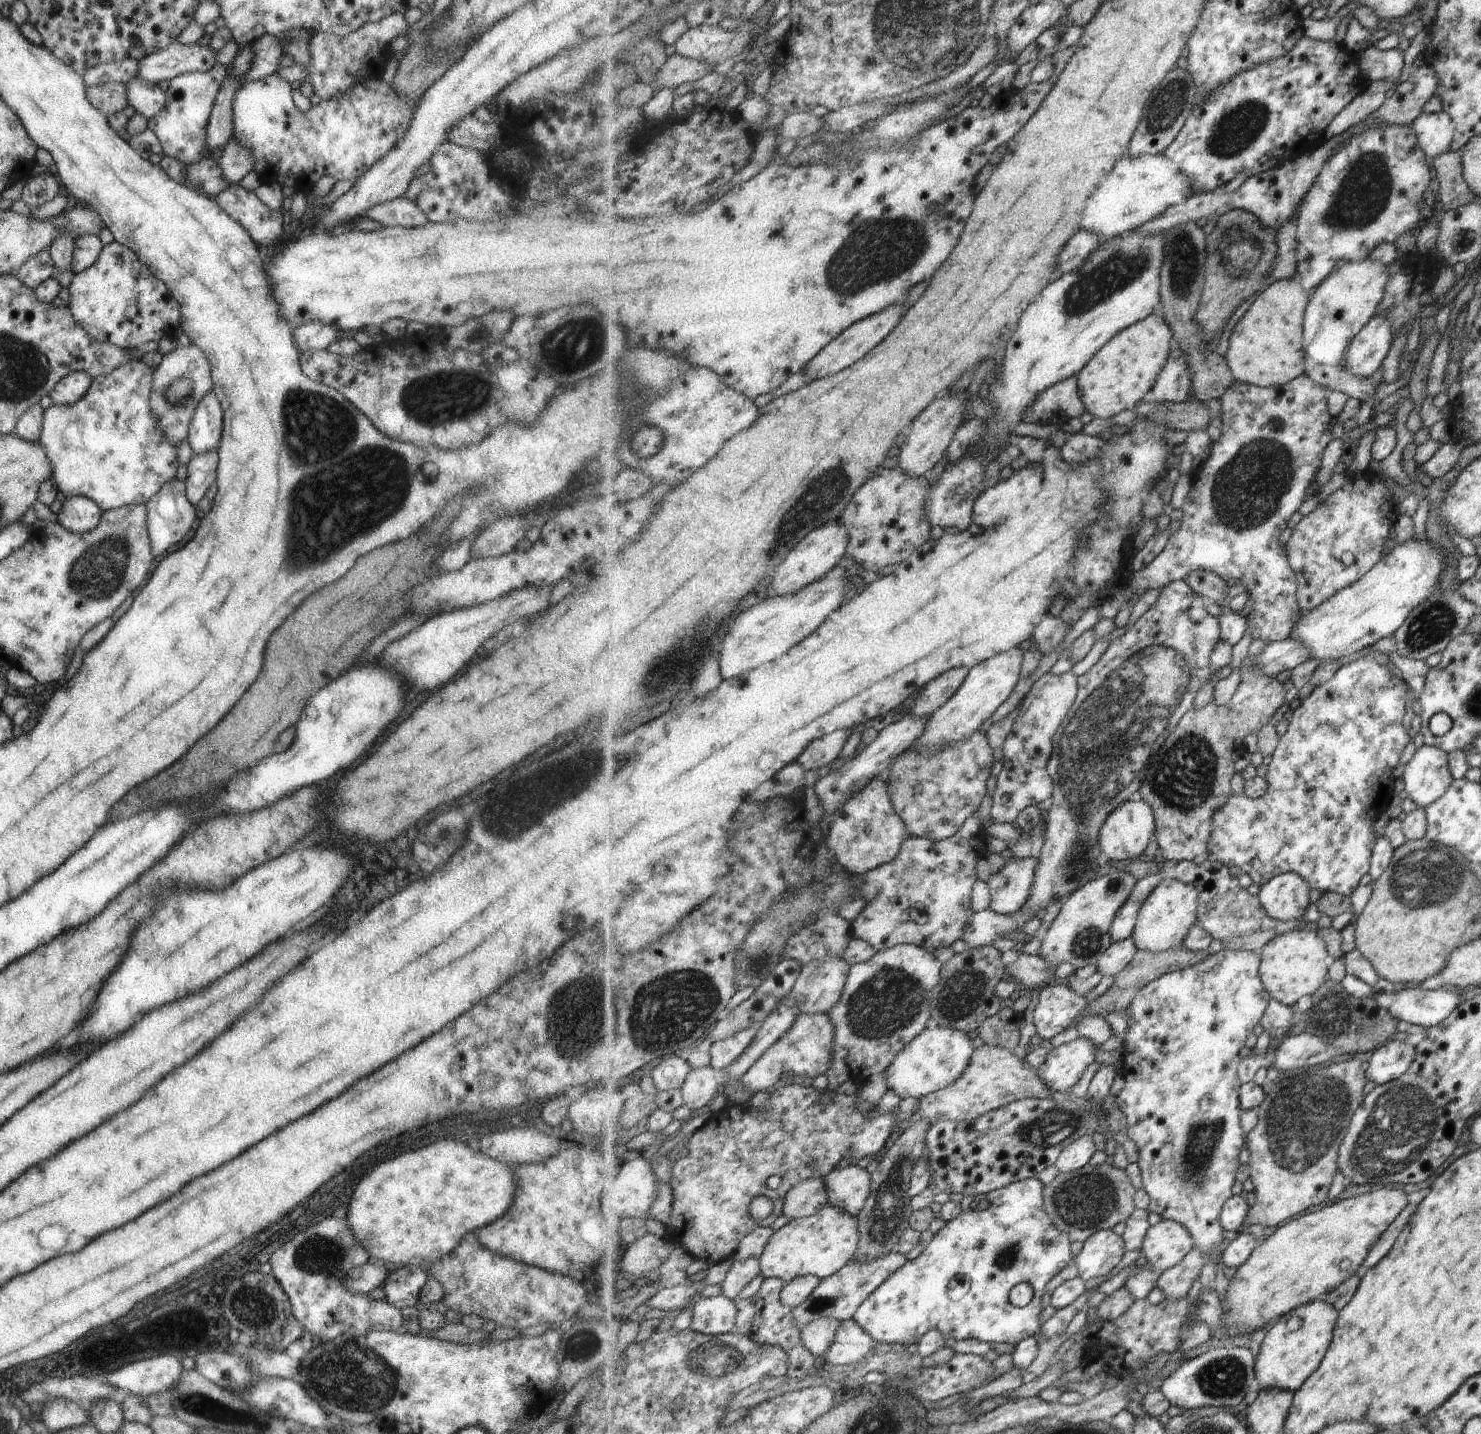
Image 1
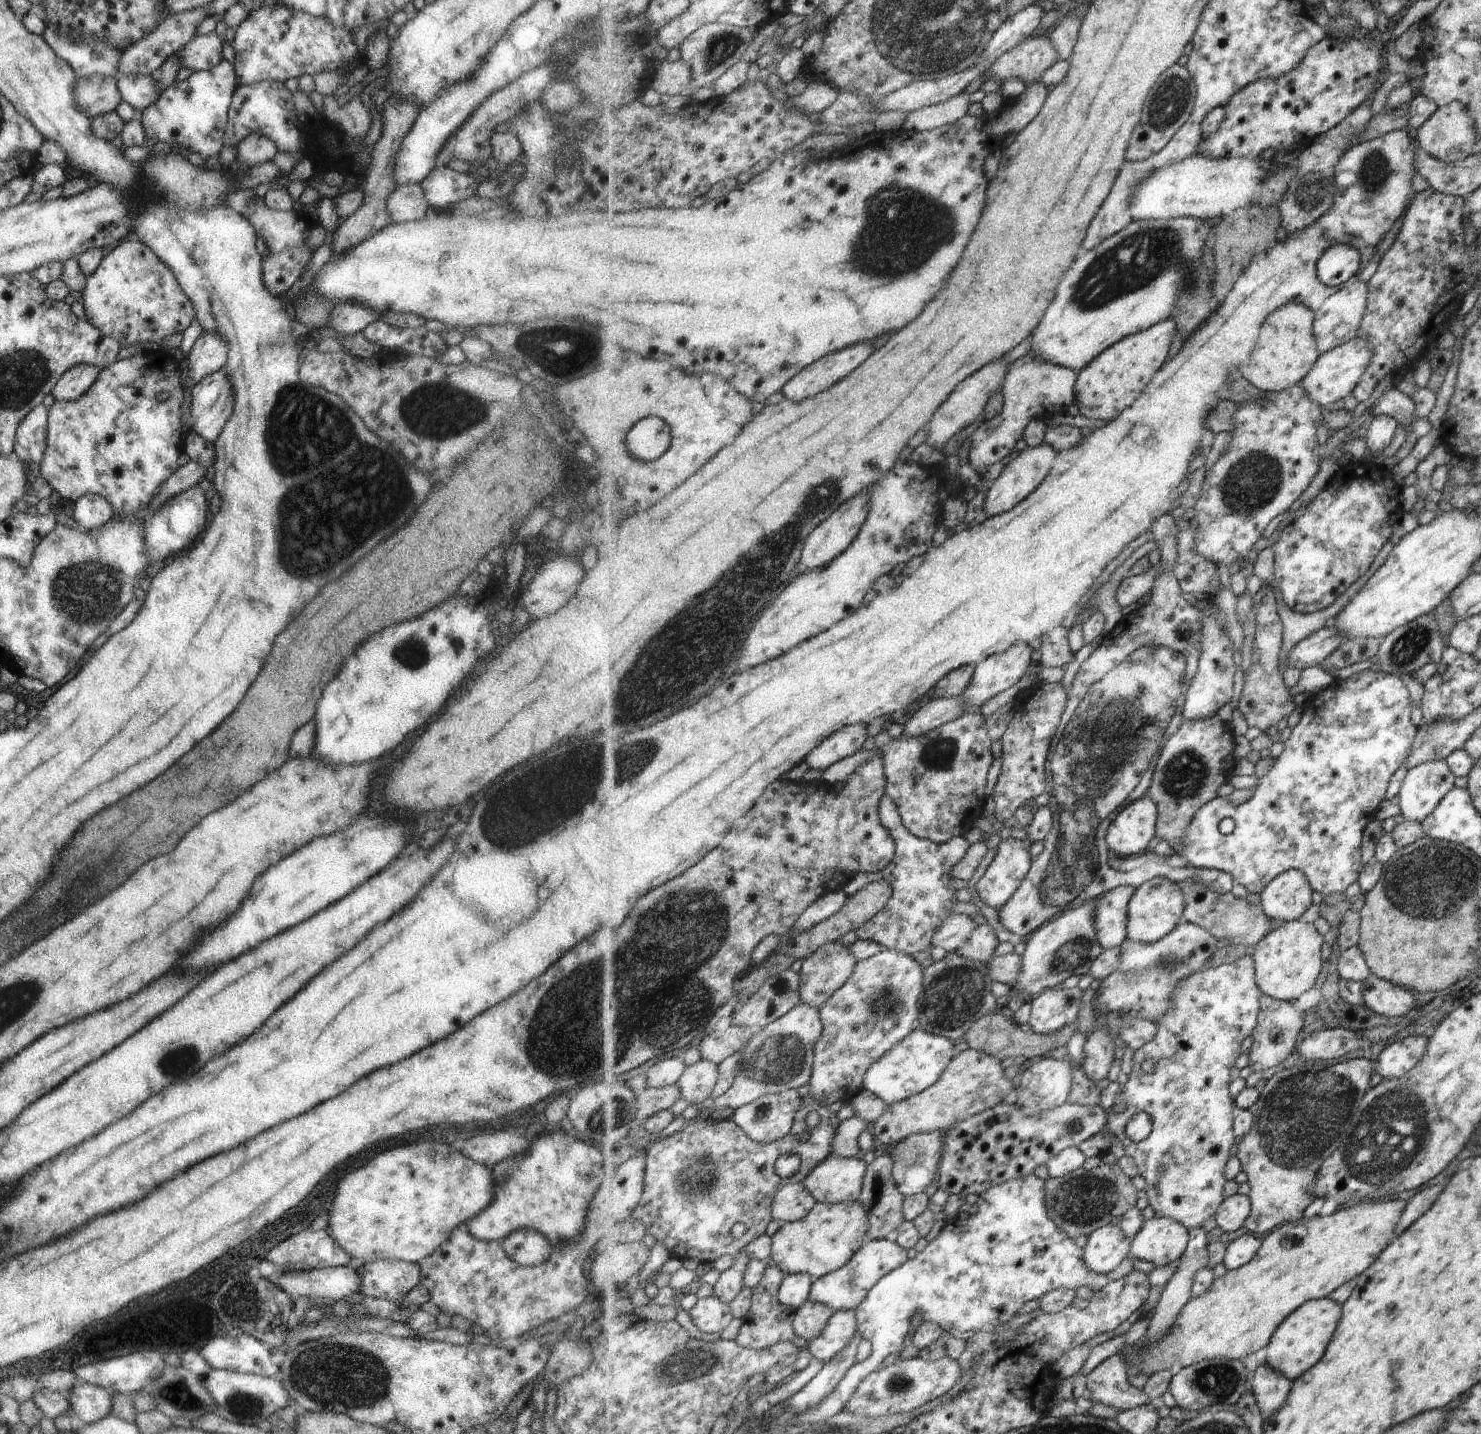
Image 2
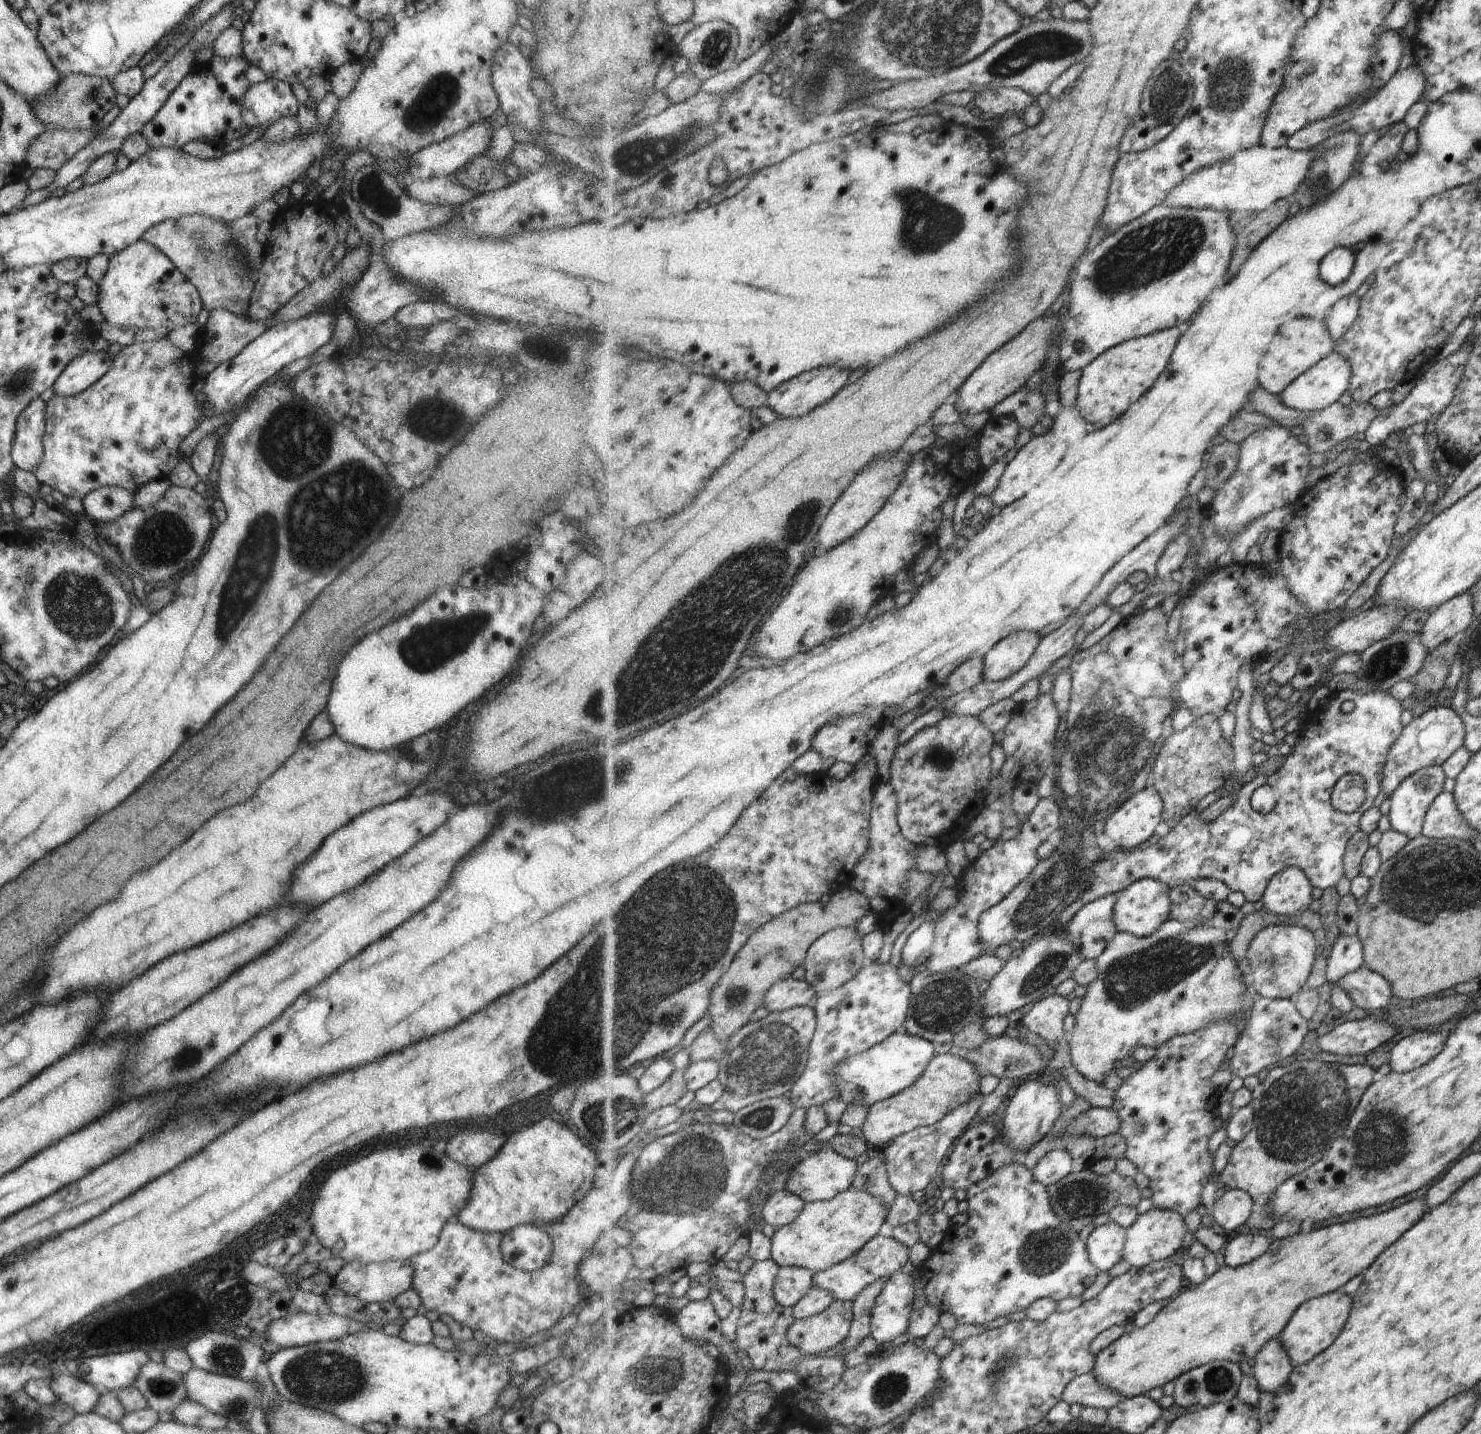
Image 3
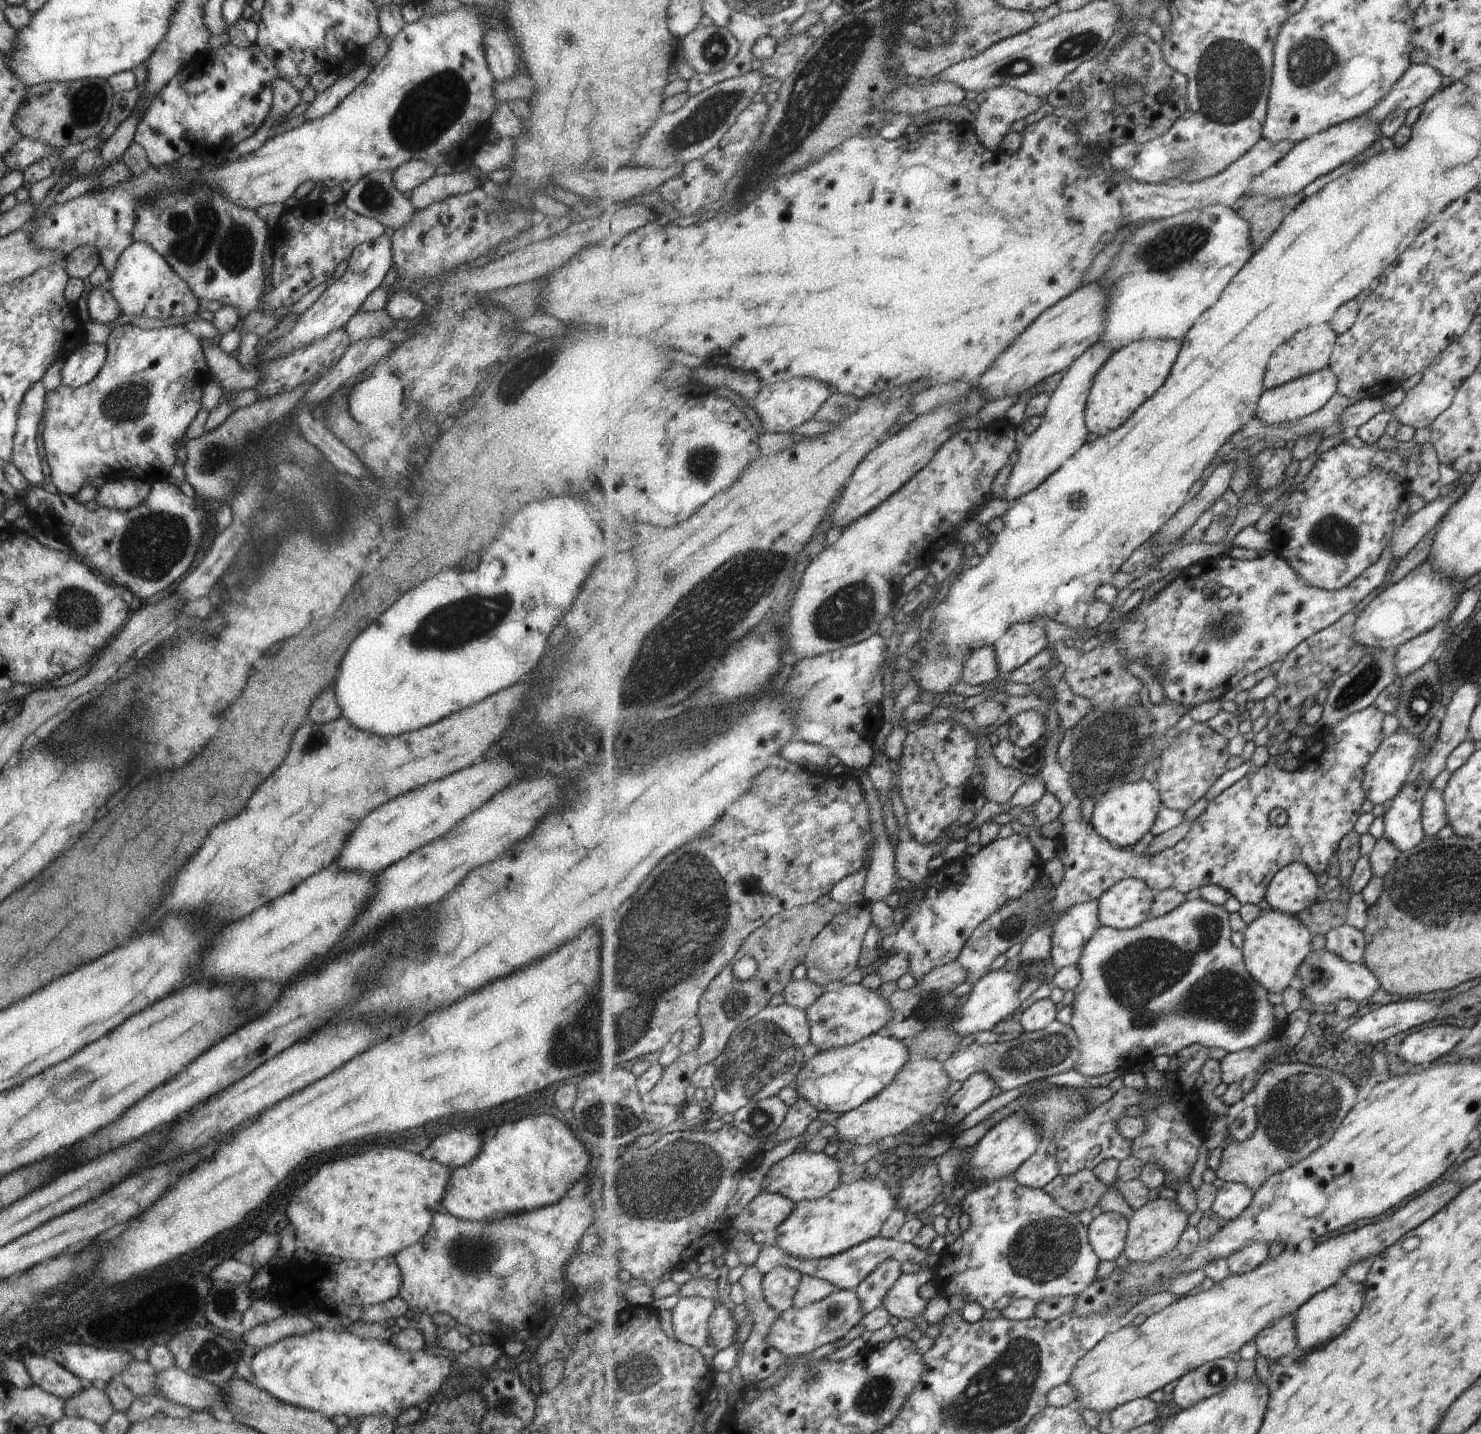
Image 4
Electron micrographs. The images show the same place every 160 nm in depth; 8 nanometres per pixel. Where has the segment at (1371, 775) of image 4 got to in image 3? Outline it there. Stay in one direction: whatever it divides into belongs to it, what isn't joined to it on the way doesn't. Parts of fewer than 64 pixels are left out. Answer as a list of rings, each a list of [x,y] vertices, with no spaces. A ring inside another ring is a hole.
[[[1435,706],[1413,718],[1403,727],[1393,748],[1388,754],[1382,772],[1382,791],[1391,796],[1395,788],[1416,770],[1433,765],[1440,765],[1451,753],[1463,744],[1464,726],[1458,714],[1447,707]]]

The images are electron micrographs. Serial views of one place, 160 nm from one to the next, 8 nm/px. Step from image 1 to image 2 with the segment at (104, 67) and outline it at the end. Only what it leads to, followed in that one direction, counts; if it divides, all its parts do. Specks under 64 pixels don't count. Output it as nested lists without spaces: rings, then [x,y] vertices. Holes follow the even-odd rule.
[[[203,5],[182,13],[163,17],[149,34],[132,42],[125,50],[122,50],[118,60],[116,76],[126,74],[150,75],[153,70],[159,68],[163,61],[180,49],[195,34],[197,25],[208,16],[208,6]]]

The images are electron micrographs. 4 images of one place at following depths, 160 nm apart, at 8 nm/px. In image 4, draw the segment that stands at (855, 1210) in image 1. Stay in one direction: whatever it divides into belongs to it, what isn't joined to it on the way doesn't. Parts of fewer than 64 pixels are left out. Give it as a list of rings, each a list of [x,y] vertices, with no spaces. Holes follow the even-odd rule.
[[[792,1152],[789,1156],[777,1161],[763,1178],[767,1182],[766,1190],[790,1198],[794,1203],[804,1200],[815,1200],[825,1196],[840,1185],[840,1161],[831,1160],[825,1154]]]

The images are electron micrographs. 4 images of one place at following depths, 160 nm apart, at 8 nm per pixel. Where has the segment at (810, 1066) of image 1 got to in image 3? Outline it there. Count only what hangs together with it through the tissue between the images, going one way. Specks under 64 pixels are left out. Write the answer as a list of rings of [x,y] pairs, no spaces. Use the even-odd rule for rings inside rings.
[[[813,1005],[777,1011],[758,1021],[747,1023],[726,1042],[725,1050],[717,1059],[720,1068],[718,1080],[725,1087],[725,1092],[711,1107],[712,1110],[729,1110],[736,1113],[757,1101],[787,1094],[806,1072],[811,1044],[817,1028],[818,1017]]]

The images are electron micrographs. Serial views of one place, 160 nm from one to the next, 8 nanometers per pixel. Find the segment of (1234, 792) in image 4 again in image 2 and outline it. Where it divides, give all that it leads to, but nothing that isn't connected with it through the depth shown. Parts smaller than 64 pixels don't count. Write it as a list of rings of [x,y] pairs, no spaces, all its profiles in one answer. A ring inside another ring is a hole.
[[[1381,671],[1358,672],[1349,678],[1337,678],[1336,681],[1323,692],[1319,692],[1313,697],[1309,697],[1301,706],[1302,717],[1300,721],[1291,728],[1292,733],[1285,742],[1285,748],[1281,755],[1277,758],[1273,768],[1262,777],[1257,778],[1256,789],[1251,800],[1243,804],[1235,806],[1229,802],[1228,798],[1217,796],[1217,798],[1210,800],[1205,806],[1199,809],[1195,814],[1191,824],[1185,831],[1184,839],[1182,840],[1182,847],[1175,849],[1169,845],[1173,850],[1173,856],[1178,855],[1182,860],[1185,860],[1189,865],[1197,867],[1198,869],[1217,869],[1221,872],[1230,874],[1237,884],[1242,884],[1248,892],[1261,895],[1272,880],[1275,880],[1280,874],[1286,873],[1288,870],[1302,870],[1303,874],[1307,875],[1310,883],[1314,887],[1315,892],[1321,895],[1332,895],[1335,893],[1344,893],[1349,890],[1349,886],[1353,882],[1358,882],[1362,868],[1365,866],[1362,863],[1361,847],[1364,839],[1364,832],[1367,825],[1373,822],[1376,818],[1379,805],[1385,800],[1387,794],[1387,786],[1391,782],[1391,778],[1395,776],[1395,770],[1403,764],[1410,752],[1411,741],[1414,740],[1415,728],[1409,722],[1409,696],[1407,696],[1407,688],[1403,686],[1403,682],[1399,677],[1385,674]],[[1223,818],[1231,818],[1234,821],[1235,828],[1232,833],[1223,834],[1219,830],[1219,824]]]

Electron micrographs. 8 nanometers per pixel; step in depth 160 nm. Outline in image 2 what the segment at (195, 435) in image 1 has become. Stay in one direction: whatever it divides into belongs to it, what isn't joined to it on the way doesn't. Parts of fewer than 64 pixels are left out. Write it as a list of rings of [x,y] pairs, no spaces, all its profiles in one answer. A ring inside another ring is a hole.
[[[219,367],[217,370],[210,372],[207,376],[194,382],[190,395],[189,412],[193,420],[190,429],[203,438],[203,440],[213,444],[220,430],[223,428],[223,425],[227,422],[234,405],[232,386],[223,367]]]

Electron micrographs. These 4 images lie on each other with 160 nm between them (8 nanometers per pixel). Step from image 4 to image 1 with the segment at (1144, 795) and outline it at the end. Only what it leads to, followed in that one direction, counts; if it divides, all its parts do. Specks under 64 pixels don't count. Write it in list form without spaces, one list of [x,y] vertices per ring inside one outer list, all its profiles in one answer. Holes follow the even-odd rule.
[[[1143,798],[1127,801],[1115,809],[1103,825],[1100,836],[1101,852],[1105,854],[1106,860],[1129,860],[1137,856],[1143,858],[1143,852],[1155,838],[1157,828],[1155,813],[1149,802],[1145,802]]]

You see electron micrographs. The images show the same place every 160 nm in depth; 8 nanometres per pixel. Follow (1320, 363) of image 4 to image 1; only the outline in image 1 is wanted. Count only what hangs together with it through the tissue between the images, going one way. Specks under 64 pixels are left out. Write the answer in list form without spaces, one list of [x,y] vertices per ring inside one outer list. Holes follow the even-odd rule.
[[[1284,279],[1267,287],[1263,296],[1251,306],[1247,316],[1242,317],[1233,328],[1225,358],[1235,380],[1258,387],[1274,387],[1286,385],[1306,374],[1304,318],[1309,304],[1309,291],[1305,290],[1297,280]]]

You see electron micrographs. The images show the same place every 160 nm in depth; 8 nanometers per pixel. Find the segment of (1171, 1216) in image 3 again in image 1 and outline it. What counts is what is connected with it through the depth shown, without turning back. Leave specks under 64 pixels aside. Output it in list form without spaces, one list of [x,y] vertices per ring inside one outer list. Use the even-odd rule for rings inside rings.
[[[1162,1219],[1147,1231],[1141,1254],[1148,1266],[1166,1271],[1178,1265],[1196,1245],[1186,1226],[1171,1219]]]

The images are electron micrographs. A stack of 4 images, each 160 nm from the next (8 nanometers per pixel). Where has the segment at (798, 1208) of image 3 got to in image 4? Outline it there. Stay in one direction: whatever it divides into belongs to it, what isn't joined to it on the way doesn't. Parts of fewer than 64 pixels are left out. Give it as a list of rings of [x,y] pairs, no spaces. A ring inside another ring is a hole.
[[[763,1191],[754,1197],[732,1220],[736,1232],[773,1233],[790,1217],[795,1203],[786,1196]]]

